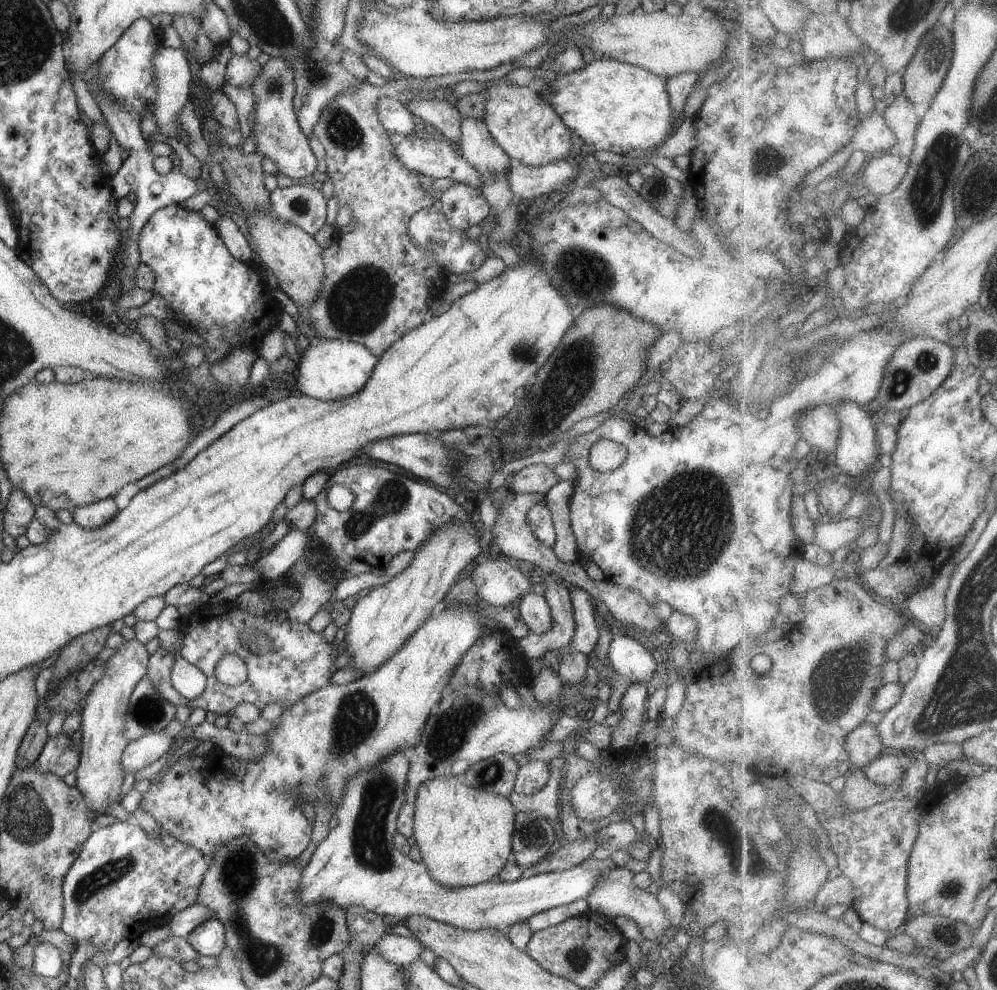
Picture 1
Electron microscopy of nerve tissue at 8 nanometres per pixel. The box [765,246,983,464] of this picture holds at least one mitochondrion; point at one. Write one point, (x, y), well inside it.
(926, 362)

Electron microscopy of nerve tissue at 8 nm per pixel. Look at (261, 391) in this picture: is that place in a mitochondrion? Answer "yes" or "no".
no

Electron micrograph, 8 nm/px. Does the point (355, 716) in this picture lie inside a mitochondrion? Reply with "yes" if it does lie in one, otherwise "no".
yes

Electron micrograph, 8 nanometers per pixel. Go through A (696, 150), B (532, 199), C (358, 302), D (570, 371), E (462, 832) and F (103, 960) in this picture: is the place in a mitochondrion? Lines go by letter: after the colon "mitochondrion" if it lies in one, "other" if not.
A: other
B: other
C: mitochondrion
D: mitochondrion
E: other
F: other

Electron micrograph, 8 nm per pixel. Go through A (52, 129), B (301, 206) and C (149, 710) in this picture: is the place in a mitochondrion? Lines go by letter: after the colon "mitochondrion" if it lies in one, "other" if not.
A: other
B: mitochondrion
C: mitochondrion

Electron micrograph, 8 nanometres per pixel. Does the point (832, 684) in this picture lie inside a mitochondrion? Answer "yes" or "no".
yes

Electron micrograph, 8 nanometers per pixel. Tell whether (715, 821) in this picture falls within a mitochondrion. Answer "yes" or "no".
yes

